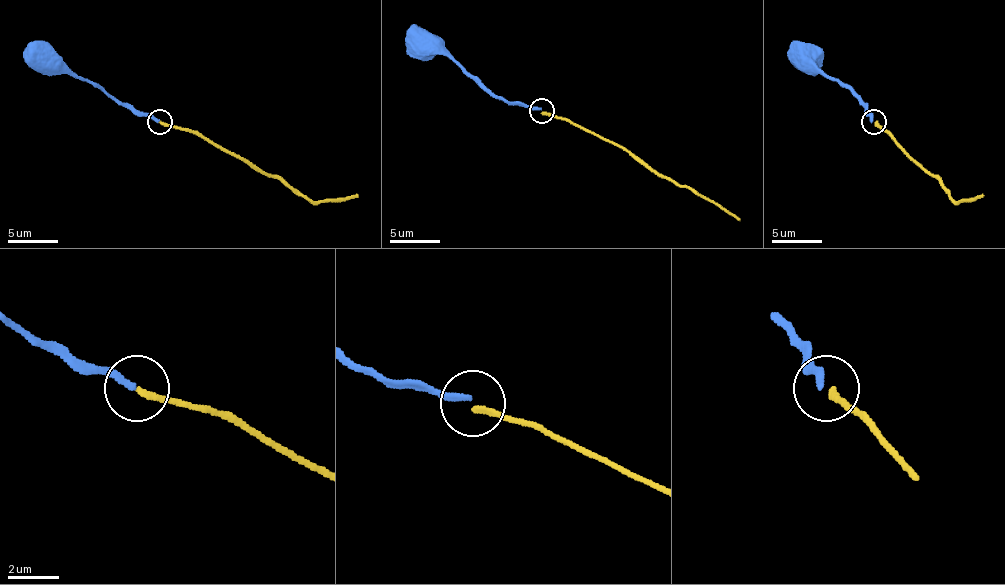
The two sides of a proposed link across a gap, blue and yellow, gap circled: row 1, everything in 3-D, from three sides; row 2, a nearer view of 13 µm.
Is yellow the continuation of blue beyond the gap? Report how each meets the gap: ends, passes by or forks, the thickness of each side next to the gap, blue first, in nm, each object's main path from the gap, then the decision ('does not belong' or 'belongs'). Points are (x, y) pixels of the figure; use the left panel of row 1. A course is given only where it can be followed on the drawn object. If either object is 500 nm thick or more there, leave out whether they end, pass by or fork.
blue ends | yellow ends | 240/240 nm | blue via (158, 120), (138, 115), (90, 82), (70, 74), (47, 72), (39, 59) | yellow via (161, 120), (184, 128), (244, 158), (313, 201), (338, 201), (358, 196) | belongs

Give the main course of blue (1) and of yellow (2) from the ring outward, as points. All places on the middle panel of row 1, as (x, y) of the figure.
1: (540, 110), (487, 92), (452, 59), (429, 52), (421, 42)
2: (543, 112), (566, 117), (626, 148), (695, 193), (720, 203), (740, 221)

